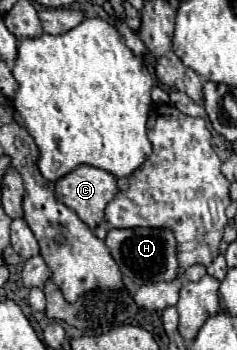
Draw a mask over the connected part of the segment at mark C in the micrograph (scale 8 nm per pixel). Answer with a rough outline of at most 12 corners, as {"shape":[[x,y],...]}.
{"shape":[[78,166],[54,184],[56,198],[92,230],[118,194],[116,178]]}

